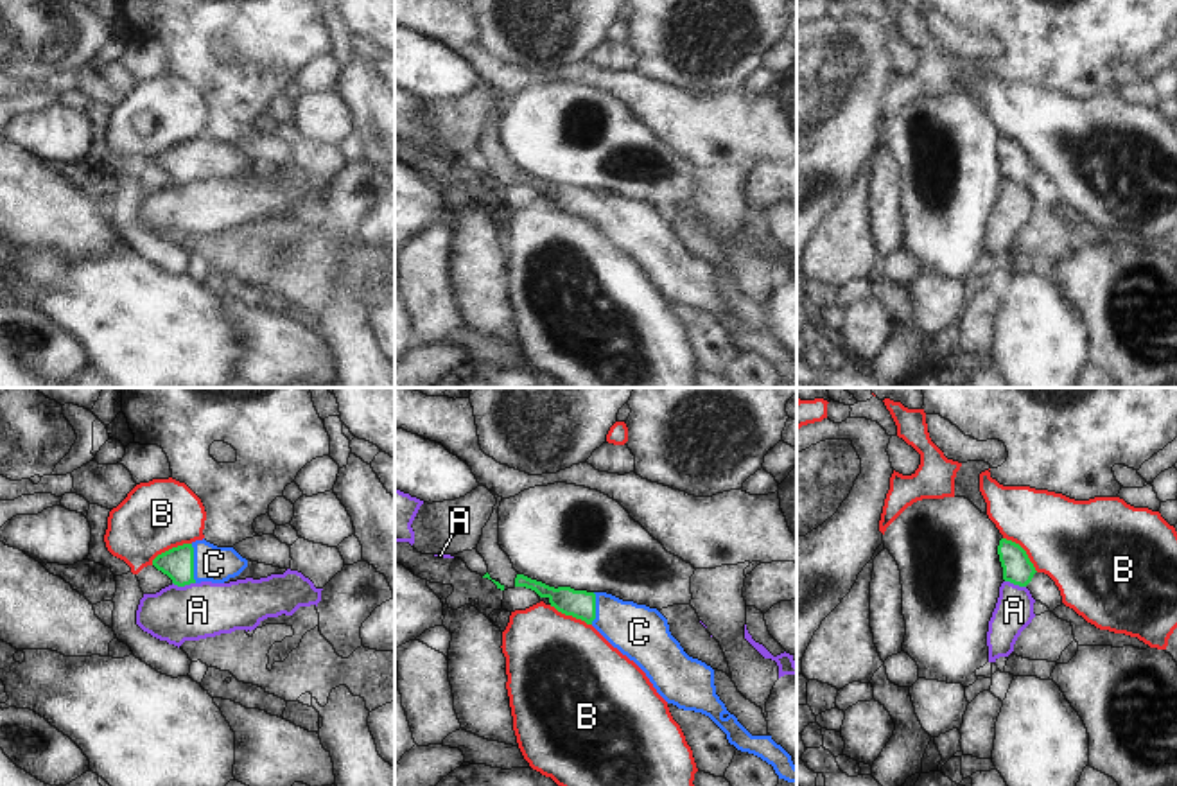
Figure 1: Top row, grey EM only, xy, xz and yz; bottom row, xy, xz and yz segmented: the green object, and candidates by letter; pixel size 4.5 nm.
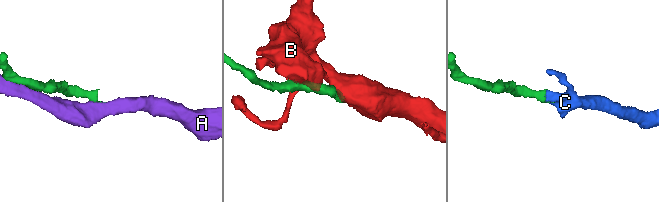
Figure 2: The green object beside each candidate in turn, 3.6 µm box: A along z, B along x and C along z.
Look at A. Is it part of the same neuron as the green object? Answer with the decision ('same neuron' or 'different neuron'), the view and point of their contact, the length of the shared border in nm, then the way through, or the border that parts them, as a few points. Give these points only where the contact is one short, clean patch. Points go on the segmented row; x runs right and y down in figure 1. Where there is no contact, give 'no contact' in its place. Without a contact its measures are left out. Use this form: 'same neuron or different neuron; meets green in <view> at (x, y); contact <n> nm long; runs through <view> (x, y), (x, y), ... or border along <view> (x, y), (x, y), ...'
different neuron; meets green in xy at (183, 585); contact 100 nm long; border along xy (173, 582), (178, 585), (194, 584)

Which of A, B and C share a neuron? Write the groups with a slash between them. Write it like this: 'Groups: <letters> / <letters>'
Groups: A / B / C.

